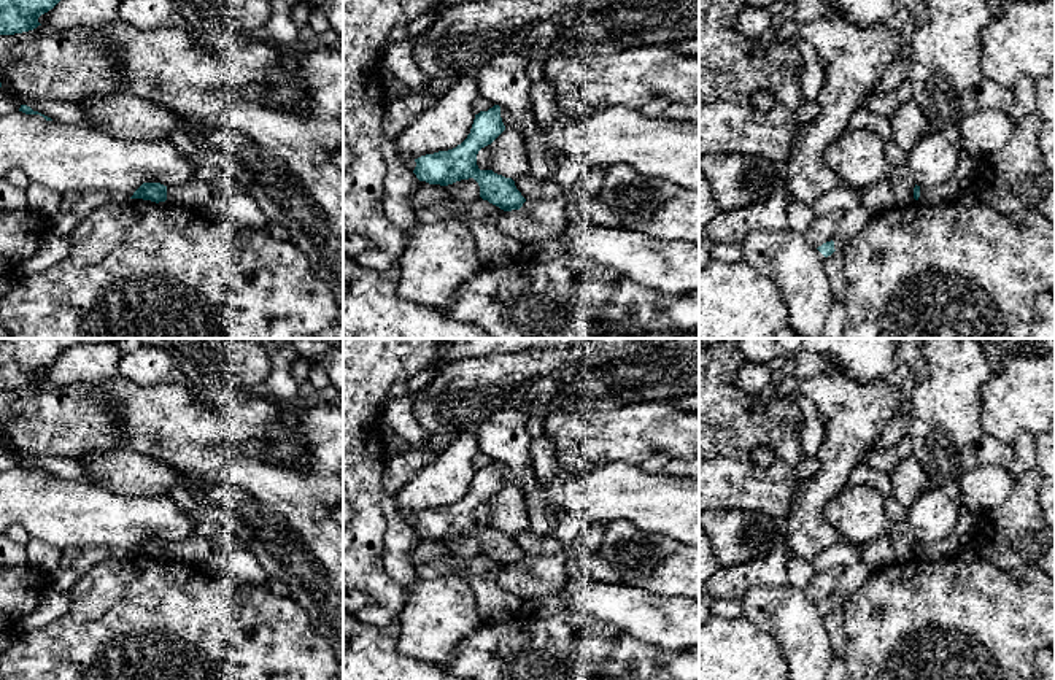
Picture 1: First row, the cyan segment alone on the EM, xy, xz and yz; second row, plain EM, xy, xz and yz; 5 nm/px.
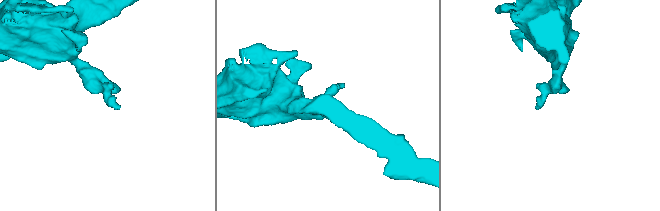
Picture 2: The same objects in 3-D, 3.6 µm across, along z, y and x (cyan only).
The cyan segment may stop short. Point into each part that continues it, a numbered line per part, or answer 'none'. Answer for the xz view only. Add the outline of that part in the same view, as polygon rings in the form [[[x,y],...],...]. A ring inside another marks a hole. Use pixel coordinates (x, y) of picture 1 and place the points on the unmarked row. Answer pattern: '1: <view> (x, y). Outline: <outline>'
none

